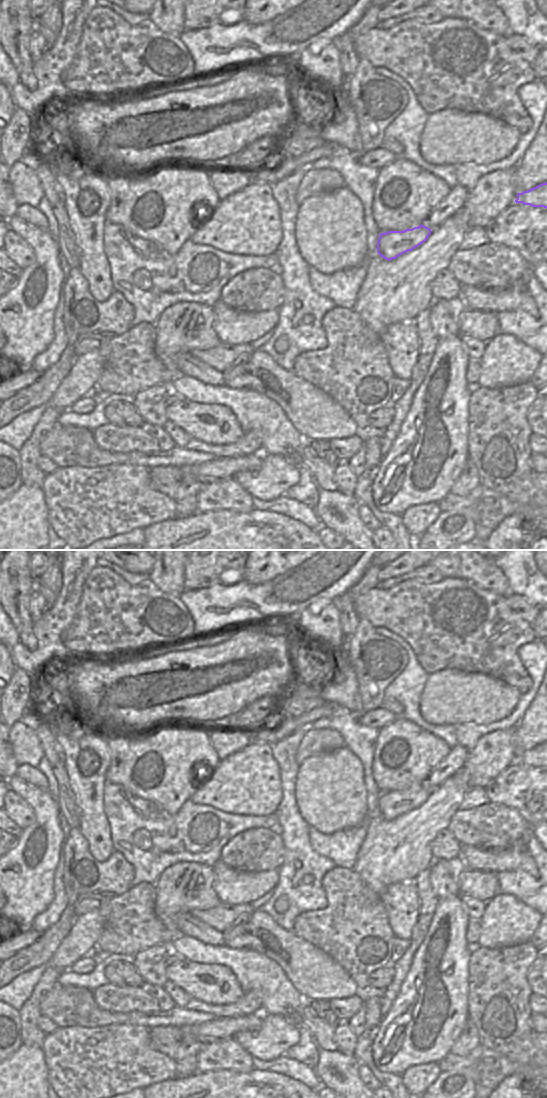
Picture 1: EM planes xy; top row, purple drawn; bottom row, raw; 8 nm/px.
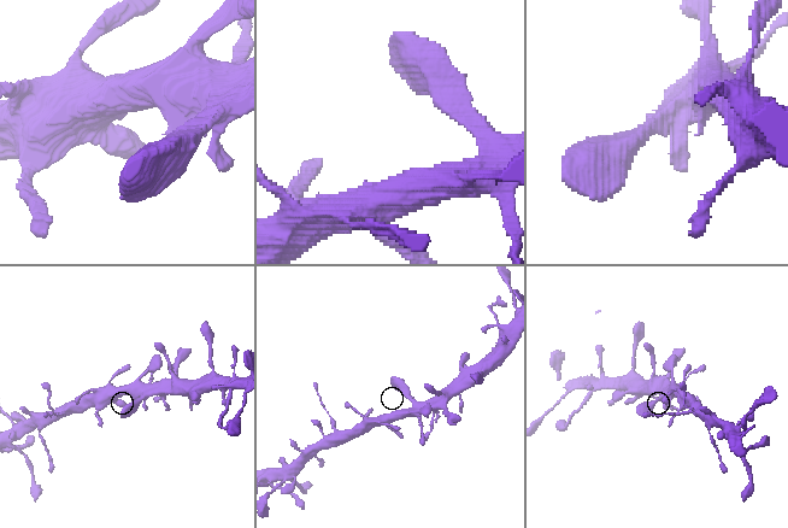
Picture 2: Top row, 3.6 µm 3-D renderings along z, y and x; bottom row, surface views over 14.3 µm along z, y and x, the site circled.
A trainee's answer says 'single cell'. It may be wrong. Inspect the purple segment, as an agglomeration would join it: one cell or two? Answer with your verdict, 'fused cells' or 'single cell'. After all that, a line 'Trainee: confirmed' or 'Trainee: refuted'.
single cell
Trainee: confirmed

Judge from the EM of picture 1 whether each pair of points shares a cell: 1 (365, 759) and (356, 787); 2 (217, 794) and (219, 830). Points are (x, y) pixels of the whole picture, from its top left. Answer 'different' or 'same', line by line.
1: different
2: different

